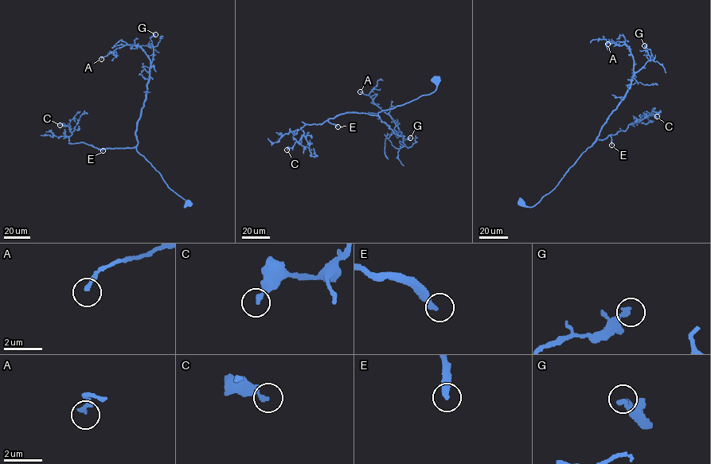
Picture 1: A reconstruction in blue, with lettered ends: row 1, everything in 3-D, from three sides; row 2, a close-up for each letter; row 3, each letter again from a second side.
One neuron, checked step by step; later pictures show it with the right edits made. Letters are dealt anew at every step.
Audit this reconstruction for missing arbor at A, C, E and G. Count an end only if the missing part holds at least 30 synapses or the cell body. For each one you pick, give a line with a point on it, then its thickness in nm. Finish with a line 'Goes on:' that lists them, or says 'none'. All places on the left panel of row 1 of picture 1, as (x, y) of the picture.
E: (103, 150) | 280 nm
Goes on: E

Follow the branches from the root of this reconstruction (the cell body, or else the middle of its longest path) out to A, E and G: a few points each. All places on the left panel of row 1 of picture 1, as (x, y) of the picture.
A: (188, 205), (136, 150), (137, 122), (145, 98), (150, 59), (142, 48), (129, 44), (101, 59)
E: (188, 205), (191, 204), (168, 188), (158, 172), (135, 147), (99, 150), (92, 146), (103, 150)
G: (188, 205), (191, 204), (168, 188), (136, 150), (137, 122), (154, 52), (150, 37), (155, 34)

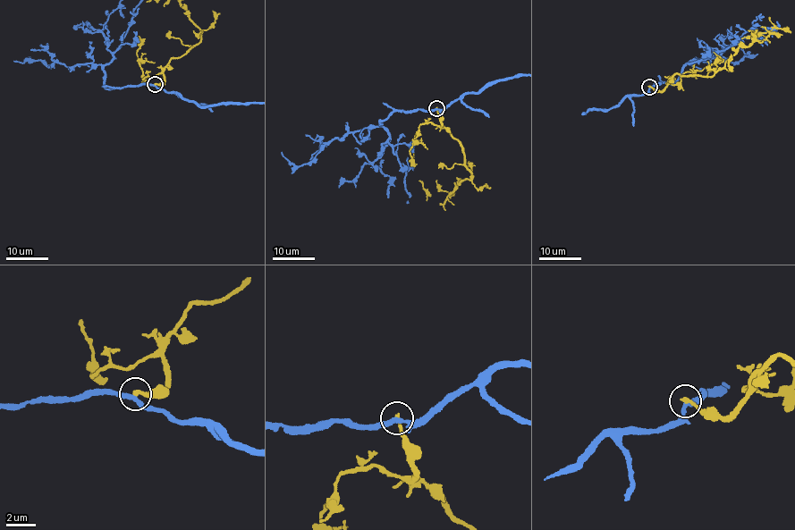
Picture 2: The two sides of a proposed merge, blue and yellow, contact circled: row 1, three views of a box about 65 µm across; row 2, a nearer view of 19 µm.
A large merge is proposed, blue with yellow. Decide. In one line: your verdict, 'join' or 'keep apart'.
keep apart

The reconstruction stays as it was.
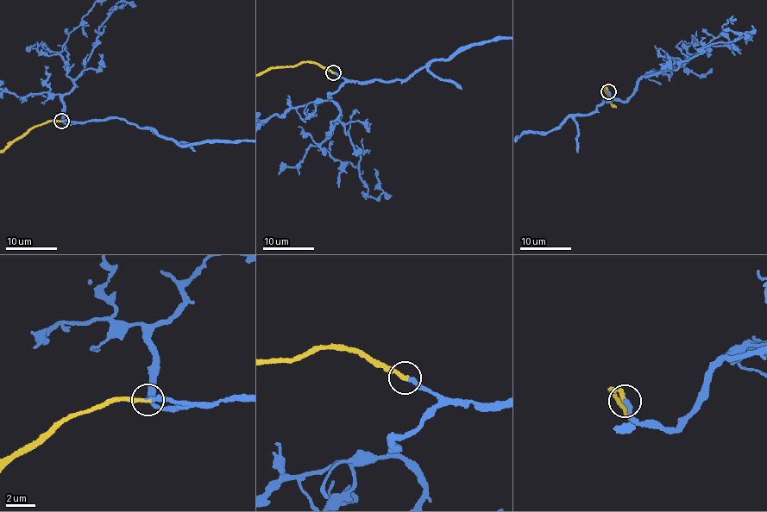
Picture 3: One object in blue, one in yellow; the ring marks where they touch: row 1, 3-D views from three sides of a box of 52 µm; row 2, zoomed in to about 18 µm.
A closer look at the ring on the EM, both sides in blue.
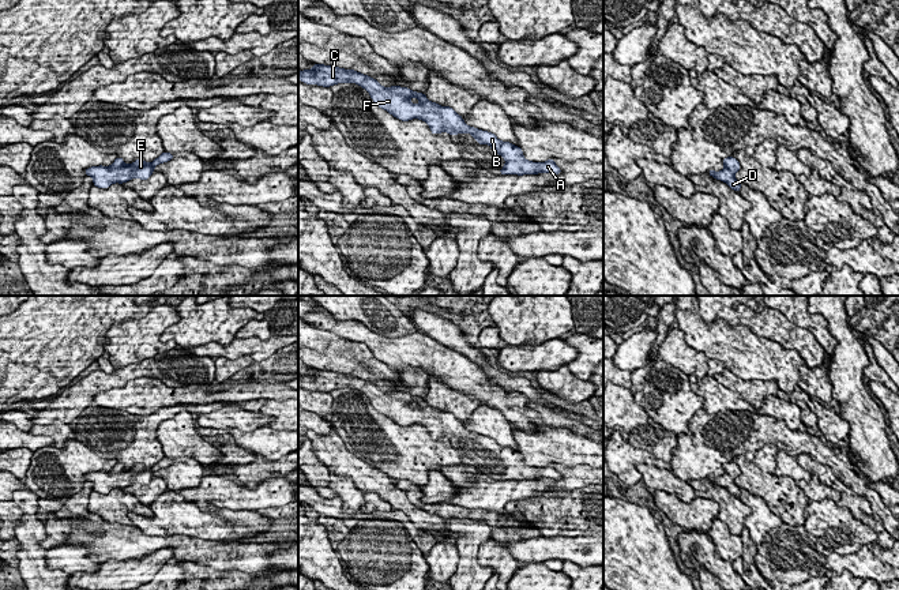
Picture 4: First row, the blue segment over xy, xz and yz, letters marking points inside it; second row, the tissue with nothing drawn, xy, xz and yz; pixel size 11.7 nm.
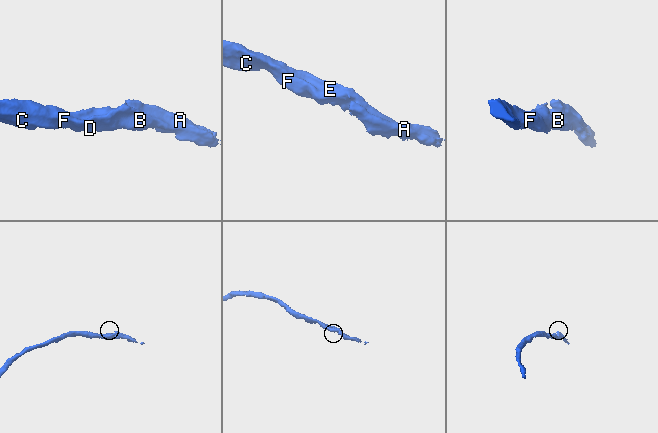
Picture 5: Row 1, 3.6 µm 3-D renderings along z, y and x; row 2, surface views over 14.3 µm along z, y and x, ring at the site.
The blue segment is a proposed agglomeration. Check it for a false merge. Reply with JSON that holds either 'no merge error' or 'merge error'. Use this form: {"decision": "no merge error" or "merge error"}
{"decision": "no merge error"}

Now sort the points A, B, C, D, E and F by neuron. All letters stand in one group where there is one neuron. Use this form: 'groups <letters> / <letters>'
groups A B C D E F

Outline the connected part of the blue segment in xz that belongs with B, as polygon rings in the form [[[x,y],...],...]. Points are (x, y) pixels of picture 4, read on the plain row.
[[[313,368],[312,375],[298,376],[298,386],[306,390],[317,390],[323,392],[331,392],[338,388],[356,388],[369,398],[370,403],[379,413],[387,416],[398,425],[422,425],[429,431],[433,440],[441,437],[448,437],[451,441],[455,439],[471,439],[478,450],[489,450],[492,456],[505,465],[504,473],[499,474],[503,481],[563,478],[563,476],[554,469],[553,463],[549,463],[546,467],[527,466],[519,451],[515,451],[511,447],[501,447],[492,437],[467,431],[463,422],[452,413],[441,412],[429,406],[424,398],[417,398],[396,390],[392,392],[383,392],[376,384],[354,375],[316,368]]]

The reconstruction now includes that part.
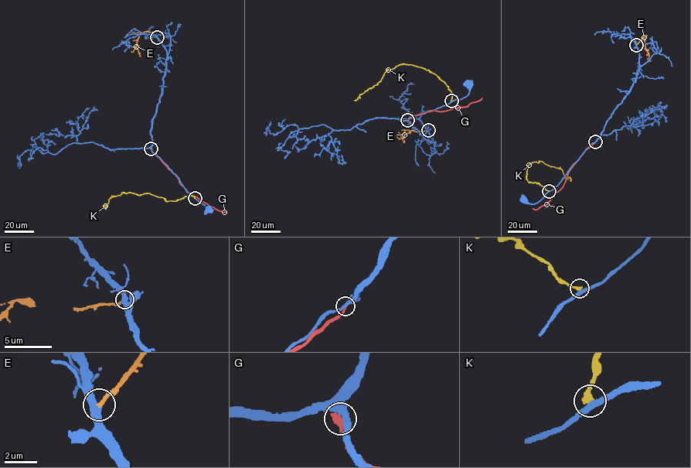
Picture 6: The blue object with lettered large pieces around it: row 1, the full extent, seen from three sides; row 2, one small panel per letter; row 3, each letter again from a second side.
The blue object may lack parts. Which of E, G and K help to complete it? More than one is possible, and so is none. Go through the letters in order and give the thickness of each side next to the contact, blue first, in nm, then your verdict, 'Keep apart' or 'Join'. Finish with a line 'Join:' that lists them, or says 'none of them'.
E: Thickness 440 nm (blue) against 280 nm. Join
G: Thickness 340 nm (blue) against 340 nm. Keep apart
K: Thickness 320 nm (blue) against 360 nm. Keep apart
Join: E

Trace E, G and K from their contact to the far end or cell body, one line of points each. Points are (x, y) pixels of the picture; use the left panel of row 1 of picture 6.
E: (157, 37), (148, 31), (141, 33), (135, 47), (140, 56)
G: (151, 148), (188, 193), (220, 211), (226, 211)
K: (195, 198), (188, 196), (166, 201), (148, 193), (139, 195), (123, 192), (120, 195), (111, 196), (103, 209)

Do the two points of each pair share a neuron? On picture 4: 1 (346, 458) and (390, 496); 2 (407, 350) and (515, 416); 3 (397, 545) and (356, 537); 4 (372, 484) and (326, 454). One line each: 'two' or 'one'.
1: one
2: one
3: one
4: one

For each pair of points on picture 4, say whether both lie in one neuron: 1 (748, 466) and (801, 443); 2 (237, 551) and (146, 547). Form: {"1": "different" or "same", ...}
{"1": "different", "2": "same"}

